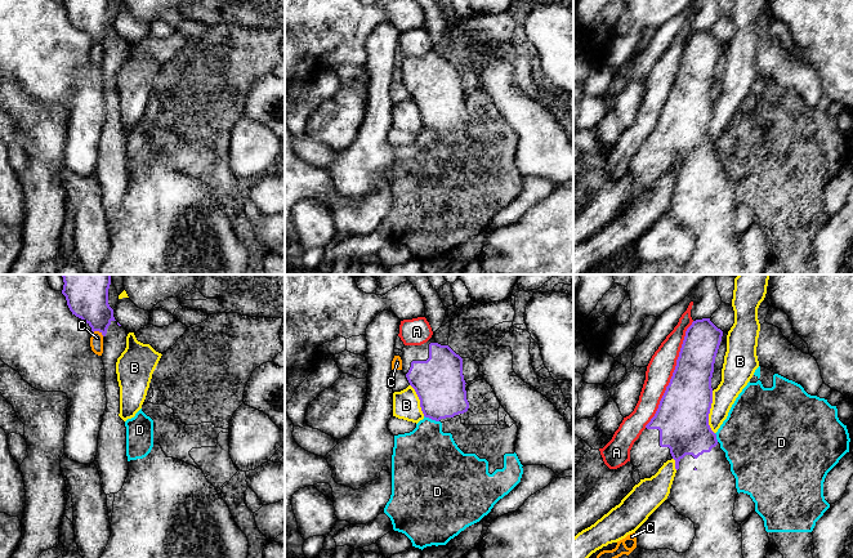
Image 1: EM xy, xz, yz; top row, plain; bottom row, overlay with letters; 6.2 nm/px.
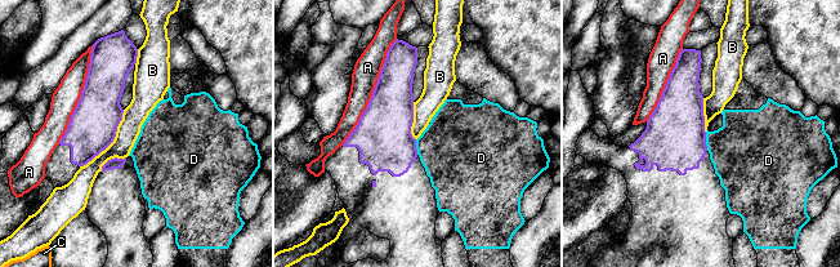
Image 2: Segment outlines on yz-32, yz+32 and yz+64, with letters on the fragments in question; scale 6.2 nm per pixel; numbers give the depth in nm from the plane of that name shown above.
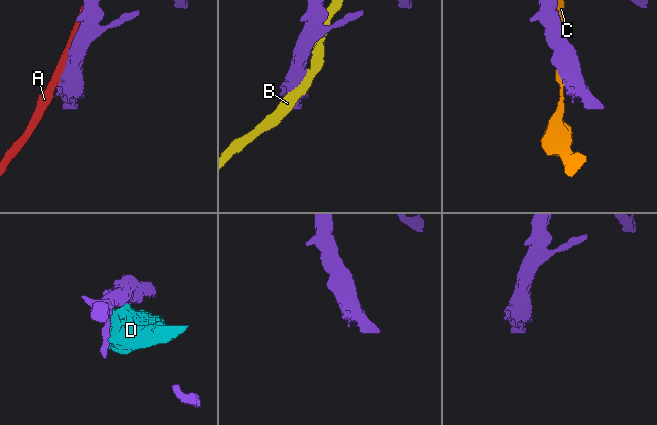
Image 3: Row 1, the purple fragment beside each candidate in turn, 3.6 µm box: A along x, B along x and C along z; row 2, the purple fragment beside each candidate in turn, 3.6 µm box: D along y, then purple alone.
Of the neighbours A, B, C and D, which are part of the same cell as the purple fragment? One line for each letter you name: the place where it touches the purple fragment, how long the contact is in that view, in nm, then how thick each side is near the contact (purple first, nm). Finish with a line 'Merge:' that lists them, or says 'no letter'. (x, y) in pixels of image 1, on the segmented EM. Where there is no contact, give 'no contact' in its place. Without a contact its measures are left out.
Merge: no letter

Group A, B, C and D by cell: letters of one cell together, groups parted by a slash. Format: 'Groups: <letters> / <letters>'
Groups: A / B / C / D

